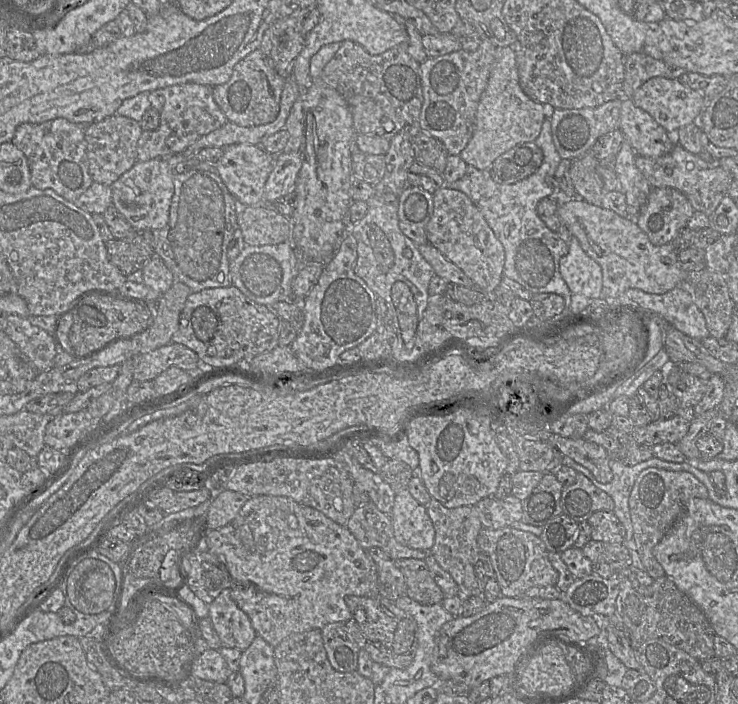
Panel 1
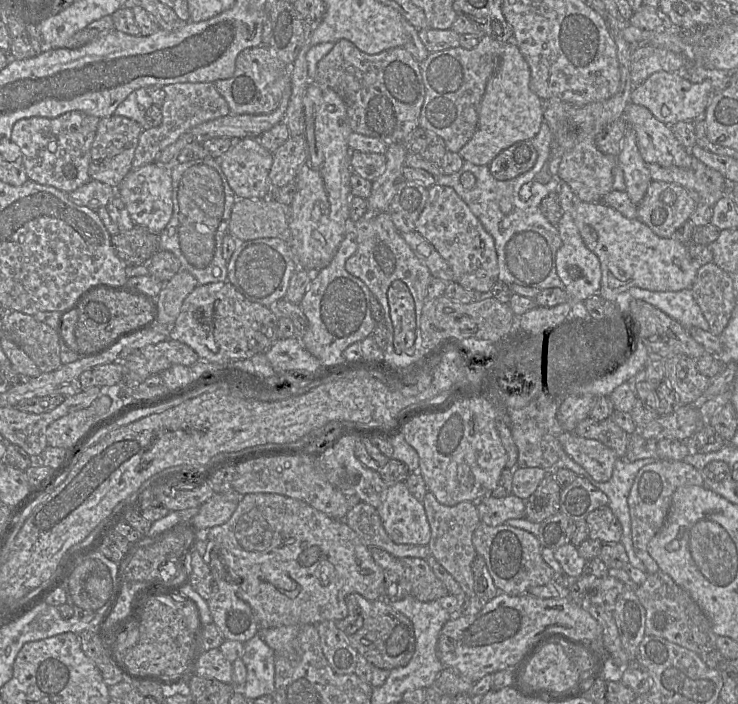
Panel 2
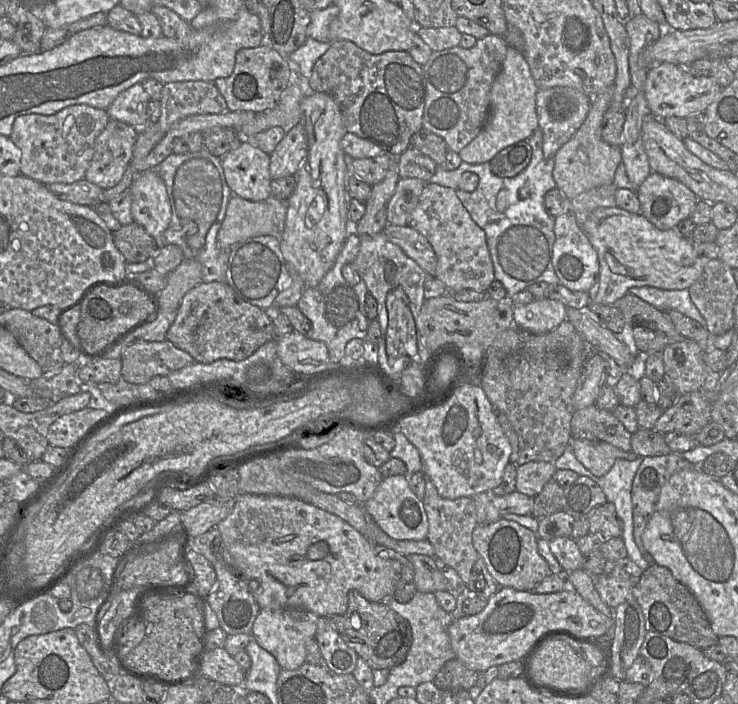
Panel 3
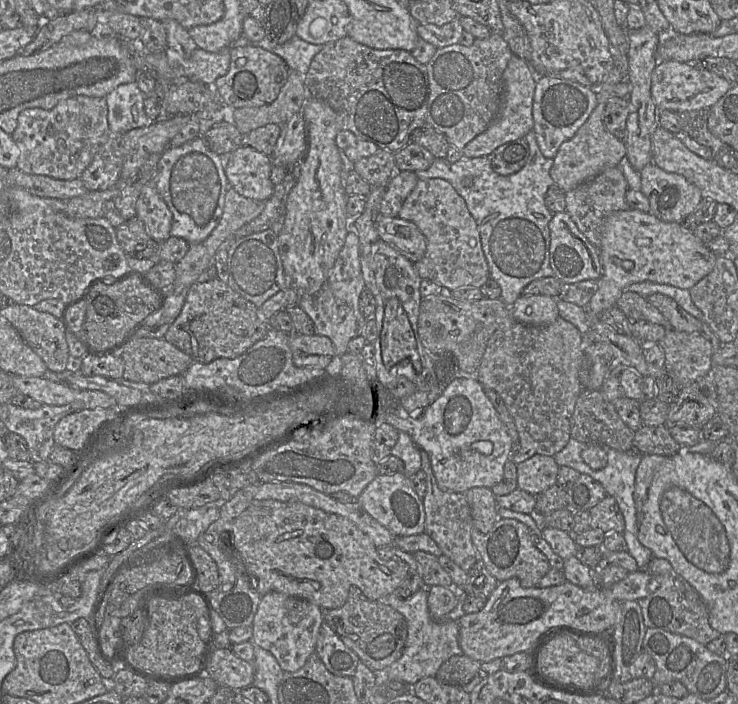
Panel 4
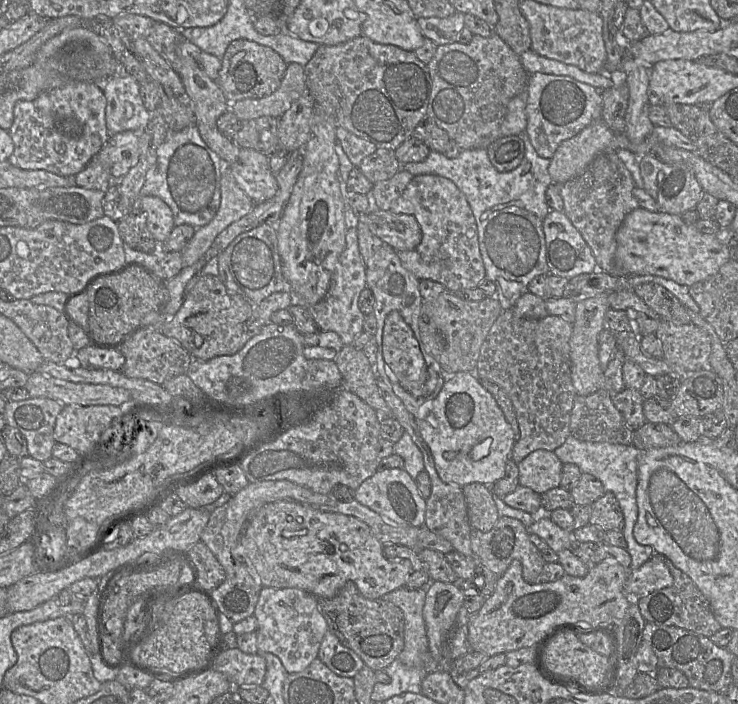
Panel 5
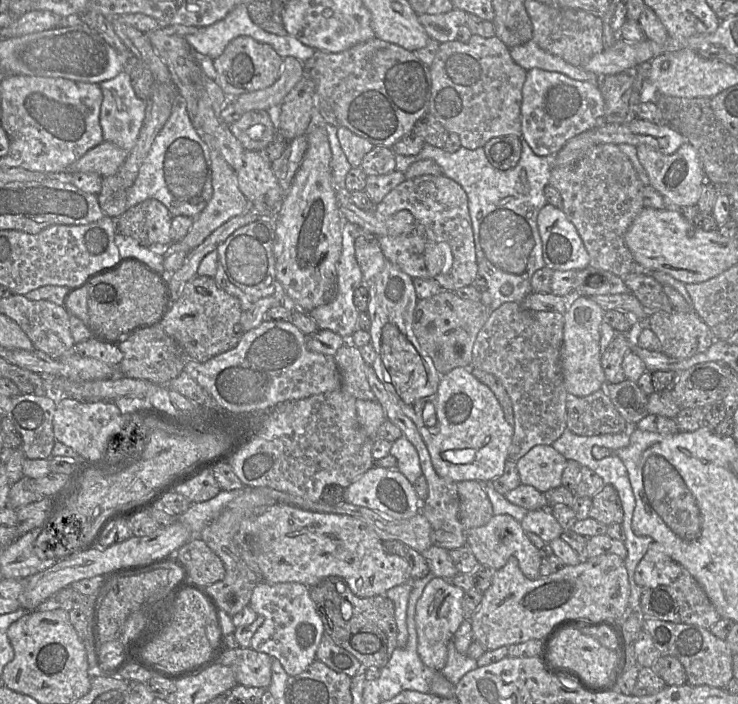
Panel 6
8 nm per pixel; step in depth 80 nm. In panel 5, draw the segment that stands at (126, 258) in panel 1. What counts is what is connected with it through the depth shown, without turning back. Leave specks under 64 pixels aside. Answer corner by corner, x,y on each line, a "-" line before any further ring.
135,207
117,226
124,243
137,251
153,254
157,240
147,228
145,211

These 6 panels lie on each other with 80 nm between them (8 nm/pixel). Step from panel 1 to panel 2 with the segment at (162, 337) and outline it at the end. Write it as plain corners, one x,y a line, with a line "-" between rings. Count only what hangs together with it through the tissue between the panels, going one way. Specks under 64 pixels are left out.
180,269
175,276
163,285
155,298
156,317
154,321
165,327
174,325
183,301
199,285
197,279
188,271

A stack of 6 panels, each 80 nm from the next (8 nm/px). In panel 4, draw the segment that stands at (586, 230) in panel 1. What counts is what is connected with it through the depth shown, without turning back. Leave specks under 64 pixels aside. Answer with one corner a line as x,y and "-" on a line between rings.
637,209
616,211
607,218
599,256
602,276
598,290
586,307
592,316
599,316
603,311
615,306
619,297
633,283
649,281
689,290
712,271
718,258
693,231
682,227
678,222
666,222
649,212

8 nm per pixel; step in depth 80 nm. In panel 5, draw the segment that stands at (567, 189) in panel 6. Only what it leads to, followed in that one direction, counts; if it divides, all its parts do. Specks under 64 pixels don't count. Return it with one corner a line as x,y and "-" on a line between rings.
617,151
598,154
583,174
557,185
564,203
563,212
591,248
597,270
618,278
626,278
624,272
616,267
616,232
625,216
640,206
632,193
636,187
632,175

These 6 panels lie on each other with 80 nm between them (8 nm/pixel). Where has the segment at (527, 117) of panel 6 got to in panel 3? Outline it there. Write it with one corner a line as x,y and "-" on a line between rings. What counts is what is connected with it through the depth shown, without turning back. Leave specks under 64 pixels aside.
571,87
539,89
536,94
536,112
539,129
543,133
543,156
554,158
556,152
568,142
585,121
591,105
591,96

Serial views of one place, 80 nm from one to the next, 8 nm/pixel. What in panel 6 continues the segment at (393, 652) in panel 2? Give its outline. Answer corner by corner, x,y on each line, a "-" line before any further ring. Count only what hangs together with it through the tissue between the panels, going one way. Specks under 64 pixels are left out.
328,577
314,586
309,586
309,595
322,619
325,633
335,645
350,652
364,669
382,669
388,663
397,648
397,625
394,604
386,595
360,598
351,592
346,581
340,577

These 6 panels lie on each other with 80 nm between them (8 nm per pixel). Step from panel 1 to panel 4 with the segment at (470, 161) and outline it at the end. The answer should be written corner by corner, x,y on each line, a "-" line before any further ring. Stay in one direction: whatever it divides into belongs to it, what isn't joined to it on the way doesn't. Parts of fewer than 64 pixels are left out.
517,55
511,57
502,77
502,98
499,111
491,125
464,147
461,151
462,155
468,158
489,156
499,146
525,138
534,125
532,107
537,77
538,75
527,60

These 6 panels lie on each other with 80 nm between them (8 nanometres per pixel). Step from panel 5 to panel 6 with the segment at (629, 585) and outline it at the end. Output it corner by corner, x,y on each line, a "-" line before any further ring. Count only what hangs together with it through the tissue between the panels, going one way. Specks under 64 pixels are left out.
654,541
636,567
634,580
642,589
669,585
677,580
682,568
665,552
662,545

